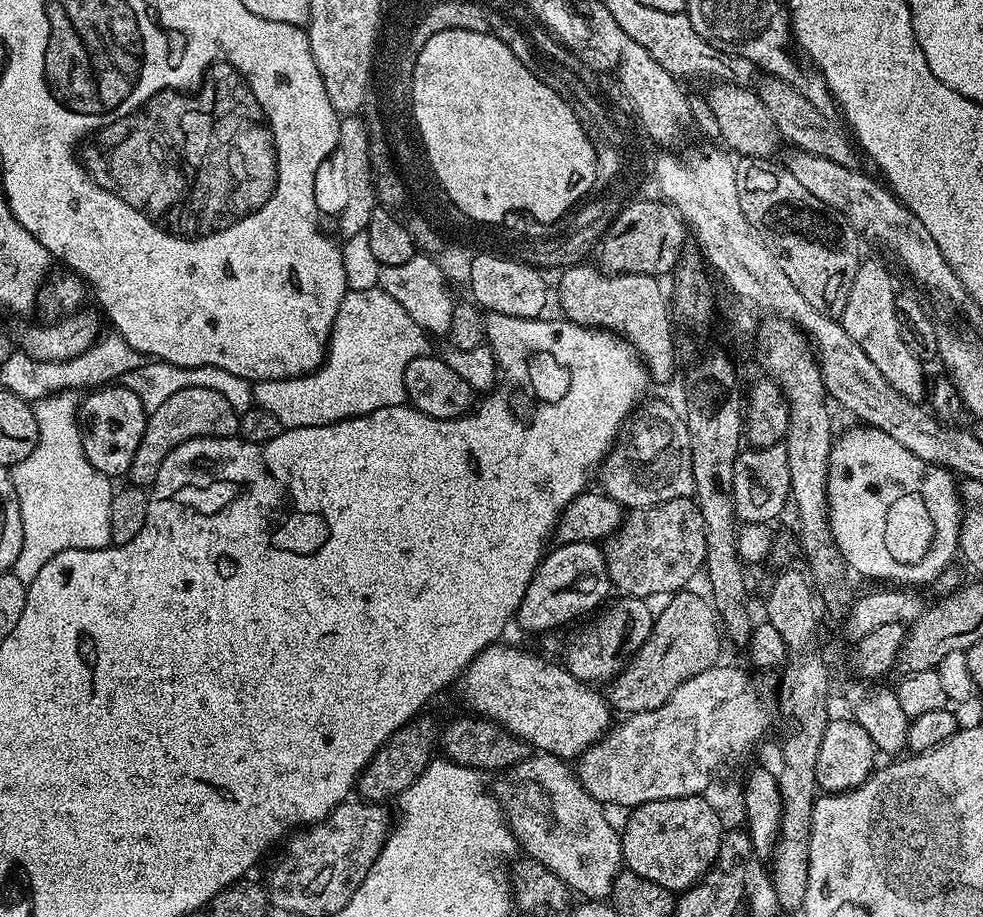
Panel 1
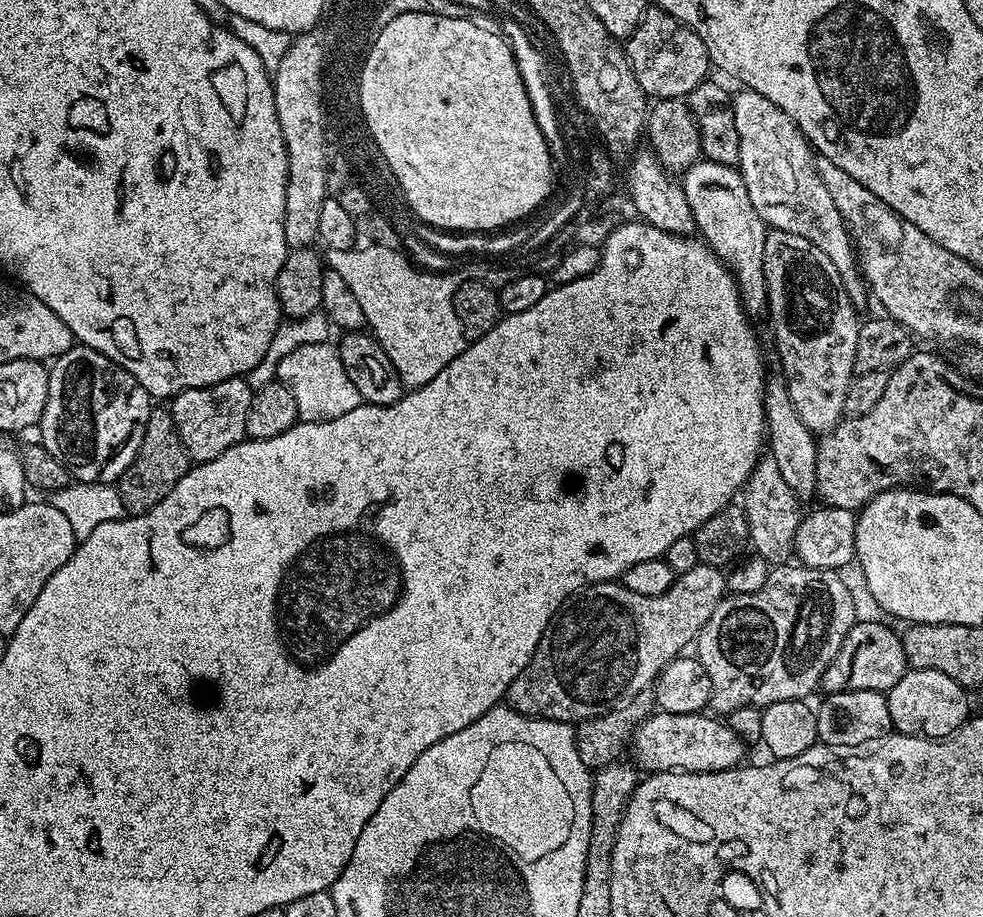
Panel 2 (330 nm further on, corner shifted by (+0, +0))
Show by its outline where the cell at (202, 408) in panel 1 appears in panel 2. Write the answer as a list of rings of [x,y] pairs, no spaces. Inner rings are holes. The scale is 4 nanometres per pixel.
[[[235,376],[205,388],[191,388],[171,397],[170,411],[178,438],[193,461],[203,462],[218,458],[230,446],[240,443],[246,437],[246,414],[250,410],[253,389],[247,379]]]

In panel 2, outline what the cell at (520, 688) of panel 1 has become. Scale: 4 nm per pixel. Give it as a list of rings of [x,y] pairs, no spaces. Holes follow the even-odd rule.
[[[656,710],[632,735],[630,756],[637,769],[653,772],[720,772],[741,763],[746,745],[723,719],[712,714],[666,714]]]

